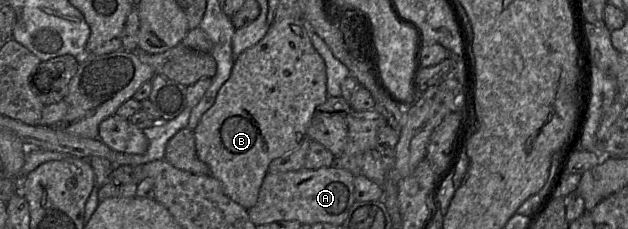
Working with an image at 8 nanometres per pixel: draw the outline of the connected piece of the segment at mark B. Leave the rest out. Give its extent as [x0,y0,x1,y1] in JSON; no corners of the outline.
[193,19,328,210]

